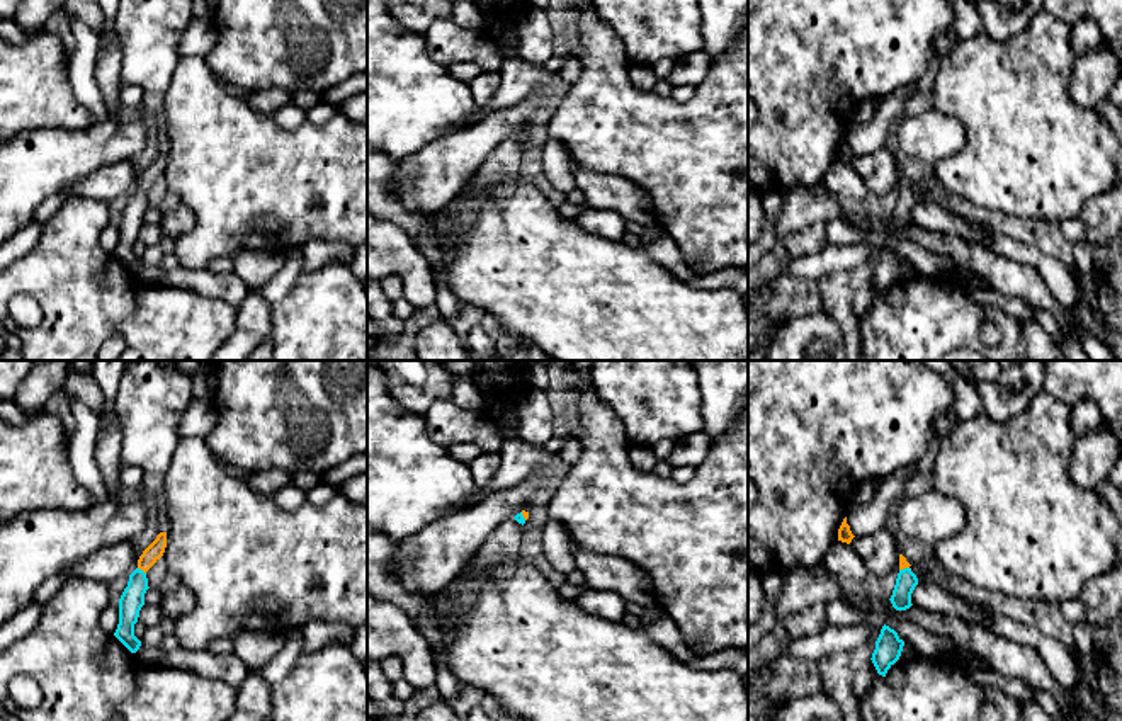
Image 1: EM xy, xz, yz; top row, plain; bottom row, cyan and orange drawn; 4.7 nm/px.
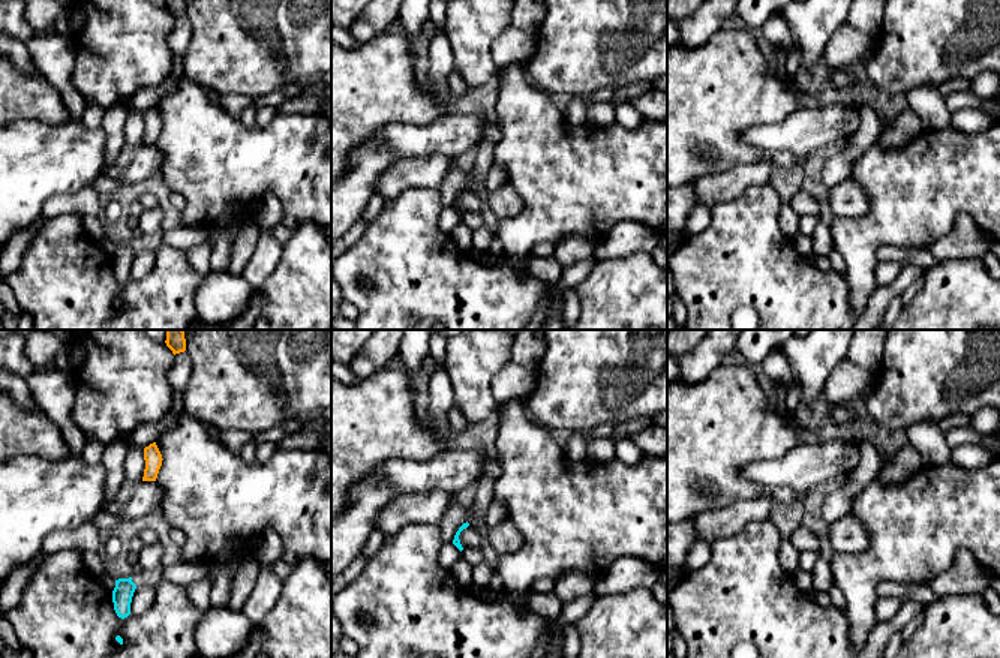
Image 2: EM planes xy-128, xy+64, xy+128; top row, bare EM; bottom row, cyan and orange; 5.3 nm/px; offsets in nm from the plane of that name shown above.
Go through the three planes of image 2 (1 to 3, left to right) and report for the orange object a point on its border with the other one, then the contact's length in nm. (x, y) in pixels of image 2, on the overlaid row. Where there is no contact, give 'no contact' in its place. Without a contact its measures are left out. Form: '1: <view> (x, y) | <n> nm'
1: no contact
2: no contact
3: no contact

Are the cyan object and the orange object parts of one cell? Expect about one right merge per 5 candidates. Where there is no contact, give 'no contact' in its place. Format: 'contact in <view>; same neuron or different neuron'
contact in xy; same neuron

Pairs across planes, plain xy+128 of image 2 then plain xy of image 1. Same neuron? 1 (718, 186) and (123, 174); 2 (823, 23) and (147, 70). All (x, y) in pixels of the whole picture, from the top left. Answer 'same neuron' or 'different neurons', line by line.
1: same neuron
2: same neuron

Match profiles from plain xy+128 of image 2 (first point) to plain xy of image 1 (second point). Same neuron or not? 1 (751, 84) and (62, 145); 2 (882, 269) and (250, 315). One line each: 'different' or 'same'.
1: different
2: different

